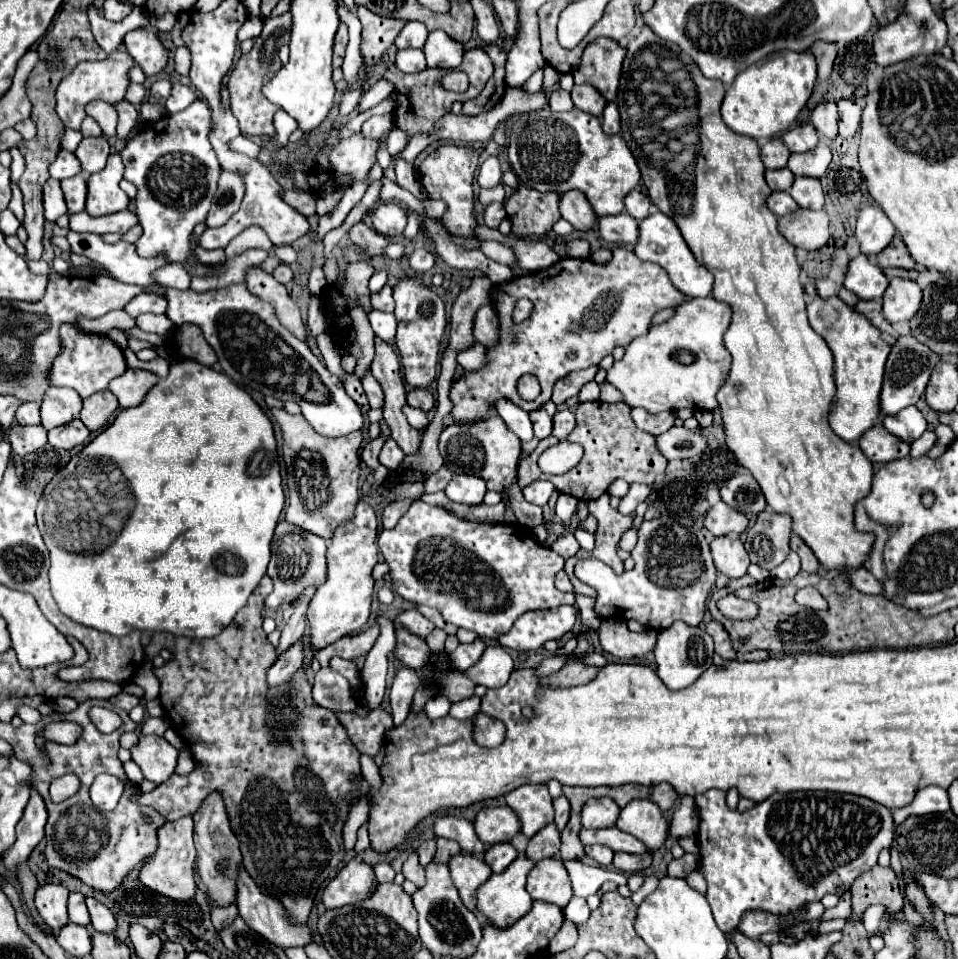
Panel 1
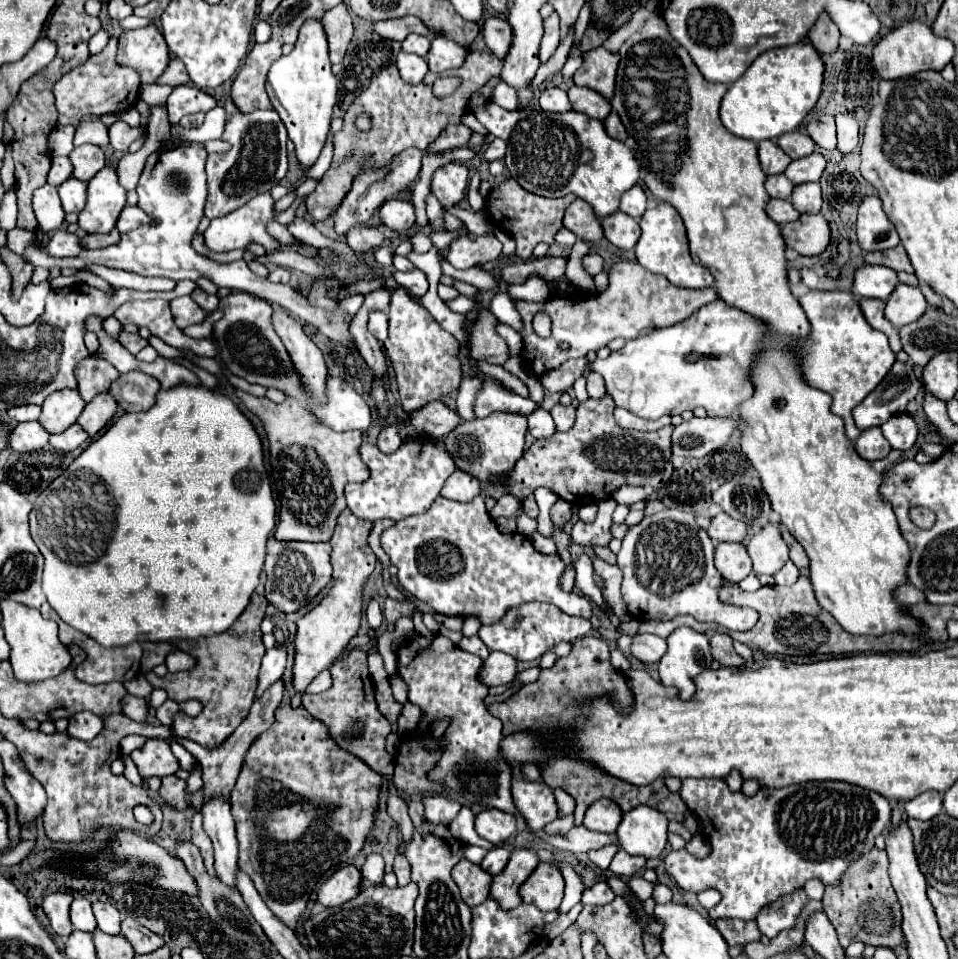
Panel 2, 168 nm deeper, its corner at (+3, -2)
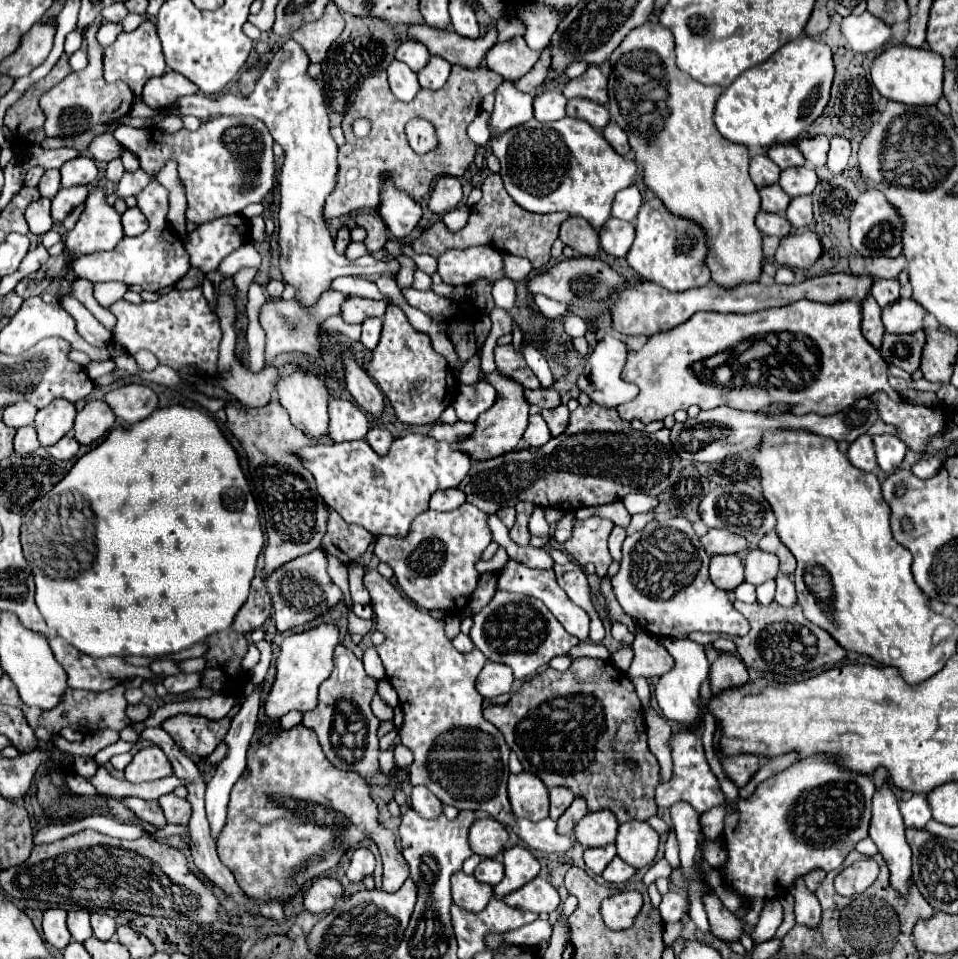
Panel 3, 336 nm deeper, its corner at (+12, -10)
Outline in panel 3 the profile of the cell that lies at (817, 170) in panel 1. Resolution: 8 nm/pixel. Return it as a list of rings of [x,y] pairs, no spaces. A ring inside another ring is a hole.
[[[809,165],[789,167],[789,169],[781,171],[779,185],[781,185],[781,189],[783,189],[789,197],[809,195],[809,193],[813,193],[813,189],[815,189],[815,185],[817,185],[817,175],[815,175],[813,167],[809,167]]]

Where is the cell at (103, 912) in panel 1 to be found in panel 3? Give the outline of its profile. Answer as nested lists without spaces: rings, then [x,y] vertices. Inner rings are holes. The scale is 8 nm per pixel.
[[[91,913],[91,927],[93,927],[93,935],[99,941],[109,941],[115,935],[117,923],[105,913]]]

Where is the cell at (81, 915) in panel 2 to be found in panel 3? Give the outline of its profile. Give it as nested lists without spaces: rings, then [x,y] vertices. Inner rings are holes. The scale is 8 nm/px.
[[[73,909],[69,911],[69,917],[67,917],[67,927],[69,927],[69,933],[75,941],[83,943],[85,939],[89,939],[93,935],[91,931],[91,925],[89,925],[89,913],[83,911],[83,909]]]

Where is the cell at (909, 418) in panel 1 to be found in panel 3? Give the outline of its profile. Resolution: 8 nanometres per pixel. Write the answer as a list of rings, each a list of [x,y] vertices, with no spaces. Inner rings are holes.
[[[875,435],[873,443],[879,467],[885,473],[895,471],[907,453],[907,445],[897,435]]]

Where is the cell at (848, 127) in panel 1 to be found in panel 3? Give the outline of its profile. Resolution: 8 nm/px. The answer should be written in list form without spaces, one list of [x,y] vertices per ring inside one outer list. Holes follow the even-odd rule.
[[[831,139],[831,149],[829,149],[829,155],[827,155],[827,167],[831,173],[841,173],[849,161],[849,155],[843,155],[843,151],[847,153],[847,149],[851,151],[851,145],[847,139]],[[841,141],[841,145],[839,145]]]

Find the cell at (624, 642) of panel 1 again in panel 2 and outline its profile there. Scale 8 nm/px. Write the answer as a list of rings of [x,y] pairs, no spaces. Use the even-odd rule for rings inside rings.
[[[652,633],[634,635],[632,655],[640,659],[642,663],[658,663],[666,651],[668,651],[668,645],[666,645],[666,639],[662,637],[652,635]]]

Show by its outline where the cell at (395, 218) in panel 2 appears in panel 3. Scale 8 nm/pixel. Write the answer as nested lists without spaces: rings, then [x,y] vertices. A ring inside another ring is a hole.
[[[389,181],[383,185],[379,213],[387,229],[397,237],[407,237],[421,219],[421,207],[403,191],[397,191]]]

